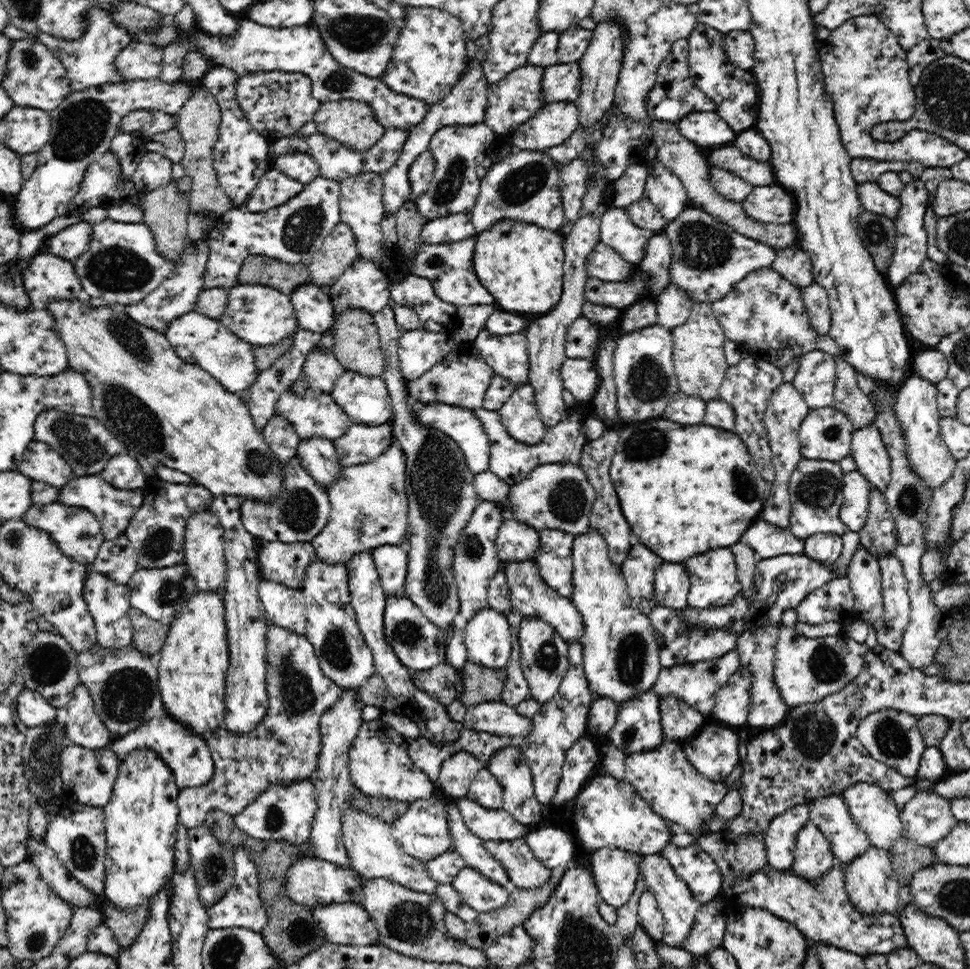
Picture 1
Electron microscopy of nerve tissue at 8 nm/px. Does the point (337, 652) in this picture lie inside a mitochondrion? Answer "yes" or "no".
yes

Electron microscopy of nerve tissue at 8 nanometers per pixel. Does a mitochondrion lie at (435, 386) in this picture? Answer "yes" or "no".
yes

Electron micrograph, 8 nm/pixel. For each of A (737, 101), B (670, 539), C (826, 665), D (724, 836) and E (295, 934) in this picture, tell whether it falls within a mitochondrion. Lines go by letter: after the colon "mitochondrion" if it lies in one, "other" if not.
A: mitochondrion
B: other
C: mitochondrion
D: other
E: mitochondrion

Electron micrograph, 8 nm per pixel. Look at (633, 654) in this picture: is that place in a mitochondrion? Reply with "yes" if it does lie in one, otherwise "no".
yes

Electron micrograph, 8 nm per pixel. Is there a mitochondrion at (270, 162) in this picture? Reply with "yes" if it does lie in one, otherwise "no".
no

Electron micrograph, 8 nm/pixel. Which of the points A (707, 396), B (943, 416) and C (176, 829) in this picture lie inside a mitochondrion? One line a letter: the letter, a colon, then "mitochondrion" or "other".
A: other
B: other
C: other

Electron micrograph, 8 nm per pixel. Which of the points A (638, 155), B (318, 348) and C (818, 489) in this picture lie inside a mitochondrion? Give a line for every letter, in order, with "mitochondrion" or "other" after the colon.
A: other
B: other
C: mitochondrion

